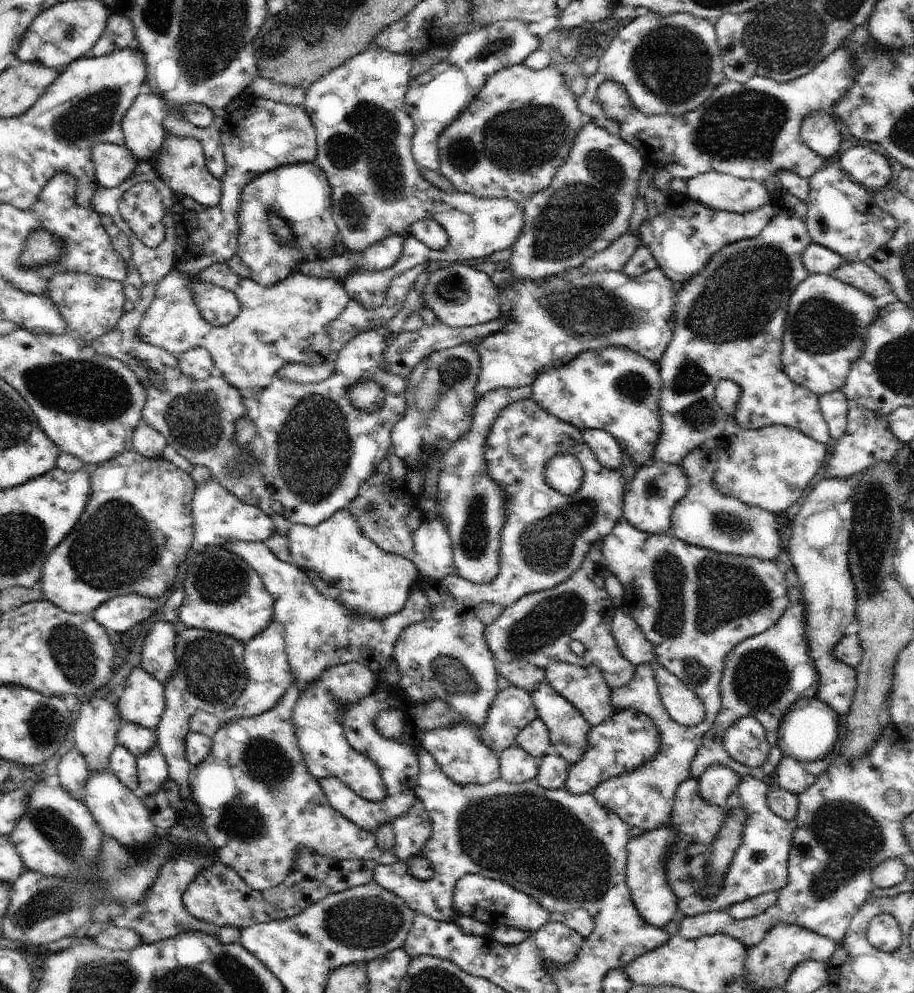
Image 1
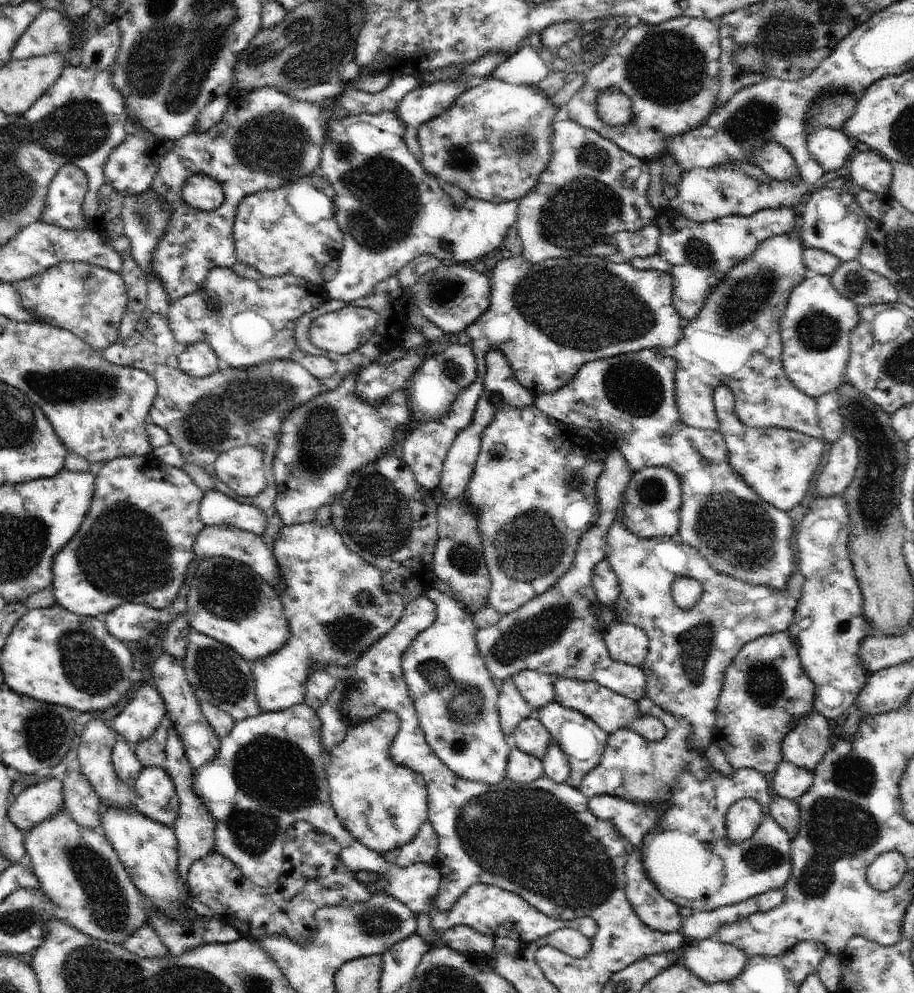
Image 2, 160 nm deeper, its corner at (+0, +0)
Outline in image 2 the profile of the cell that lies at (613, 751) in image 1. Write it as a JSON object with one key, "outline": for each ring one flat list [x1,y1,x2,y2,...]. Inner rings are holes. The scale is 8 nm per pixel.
{"outline":[[648,697,637,701,637,705,641,713,657,716,664,723,666,728,664,738,649,741,624,728,612,733,608,737,600,764,581,780,579,789,589,799,596,795,612,795,645,807,661,807,664,812,661,821,658,825,652,826,640,848,645,871,654,881,656,888,679,907,690,907,696,913,735,905,753,896,784,888,793,871,791,861,793,834,787,833,767,812,772,792,763,773,748,767,734,770,731,775,725,775,708,768,704,752,691,747,689,739,693,735,693,726,686,717,676,716,664,710],[742,799,759,802,765,813,754,834,744,842,735,843,727,835,726,814,736,801]]}

